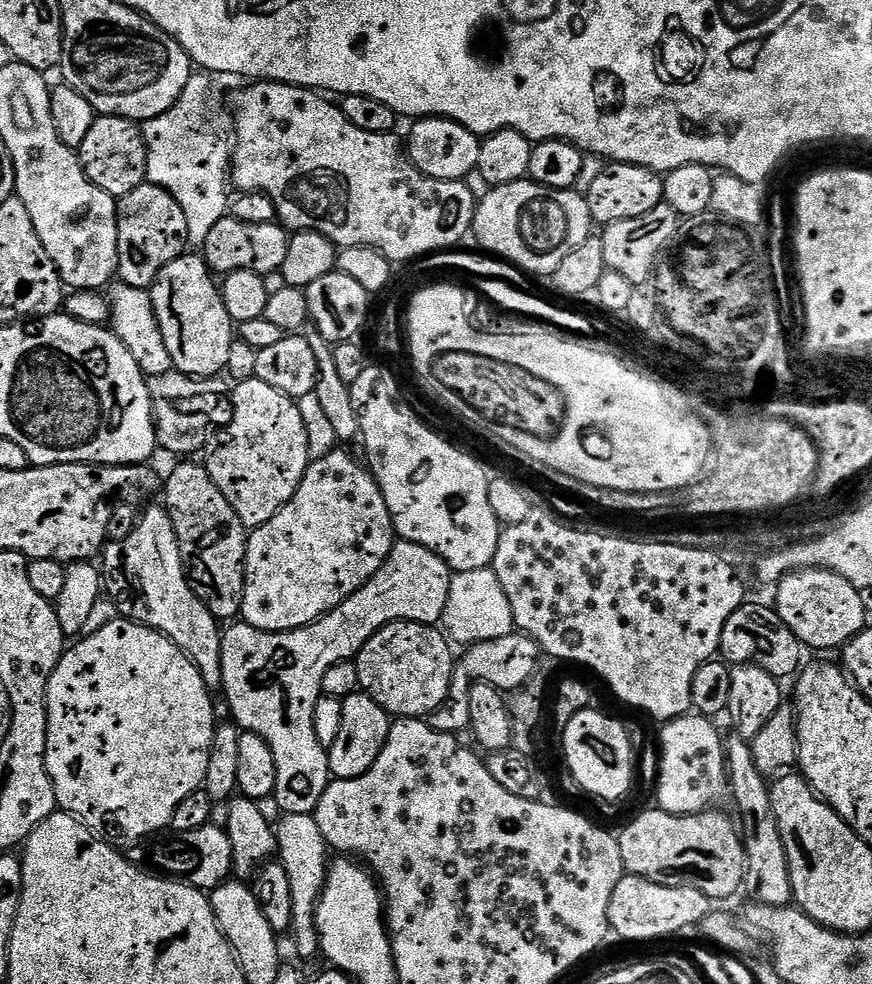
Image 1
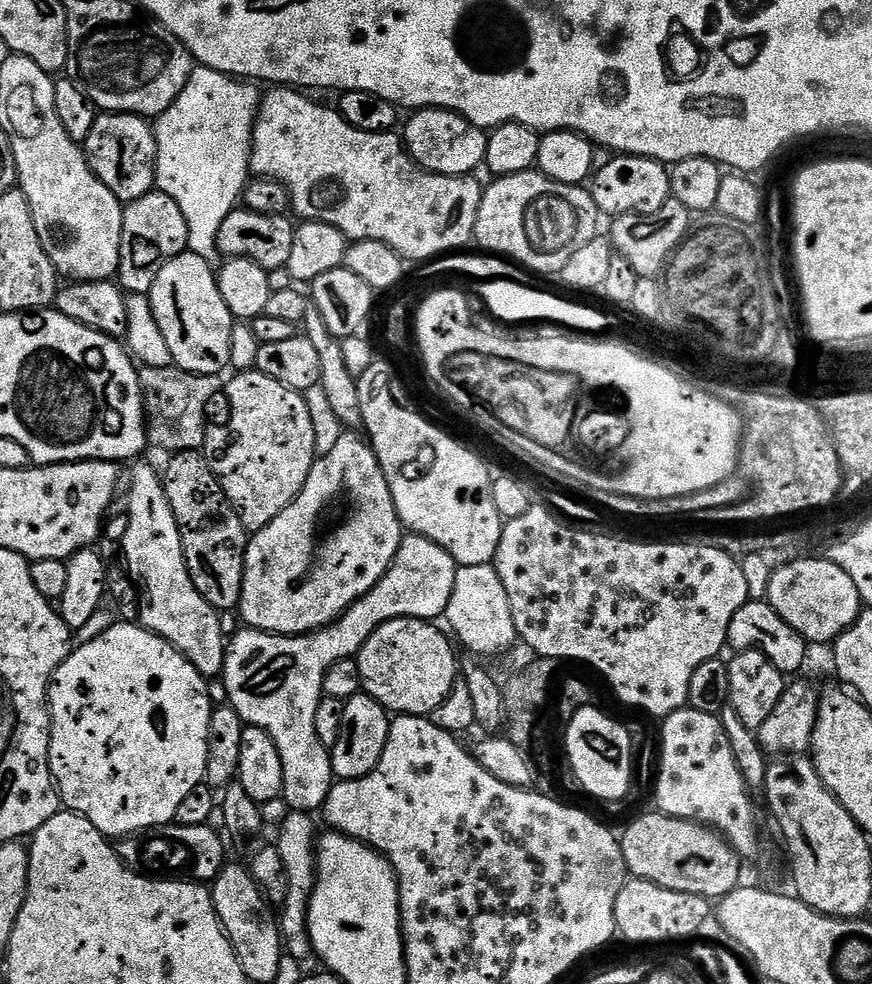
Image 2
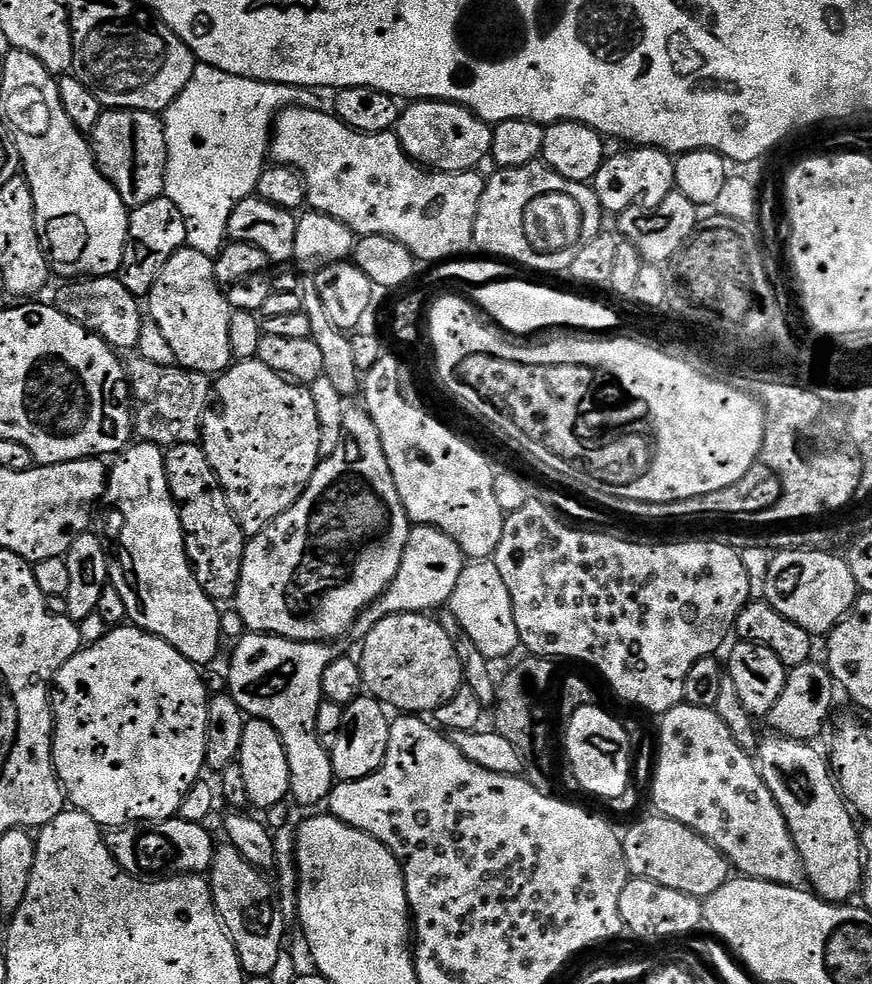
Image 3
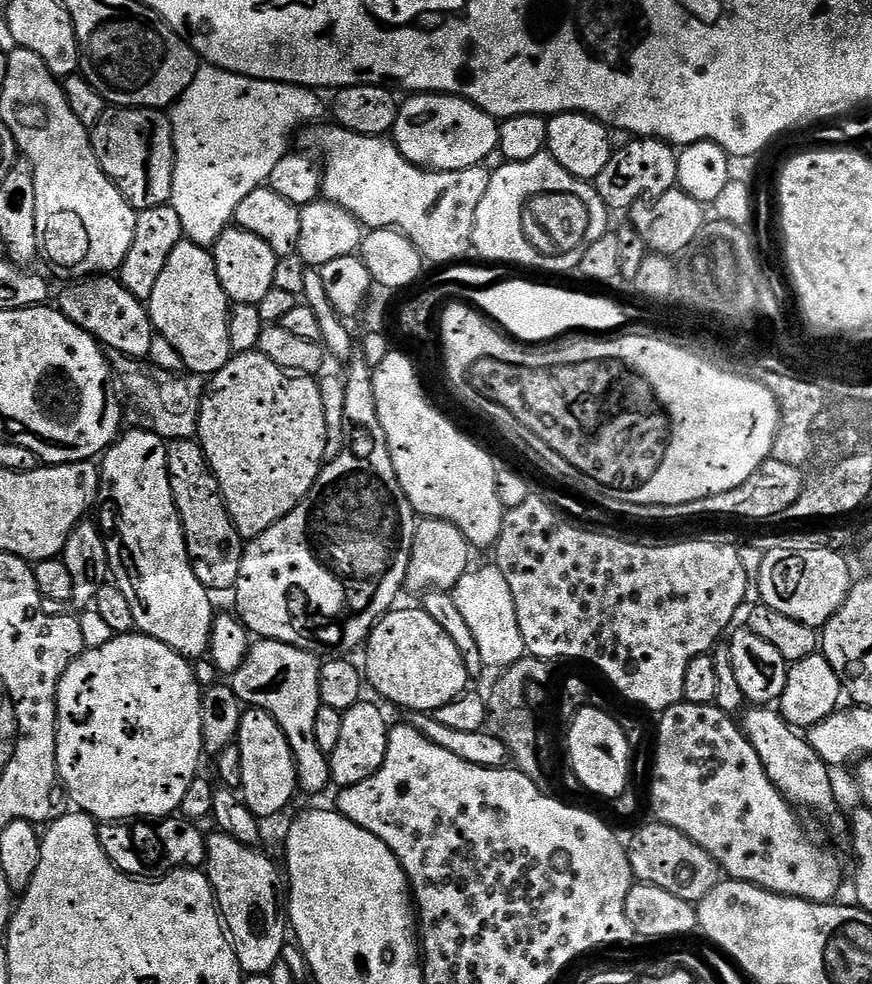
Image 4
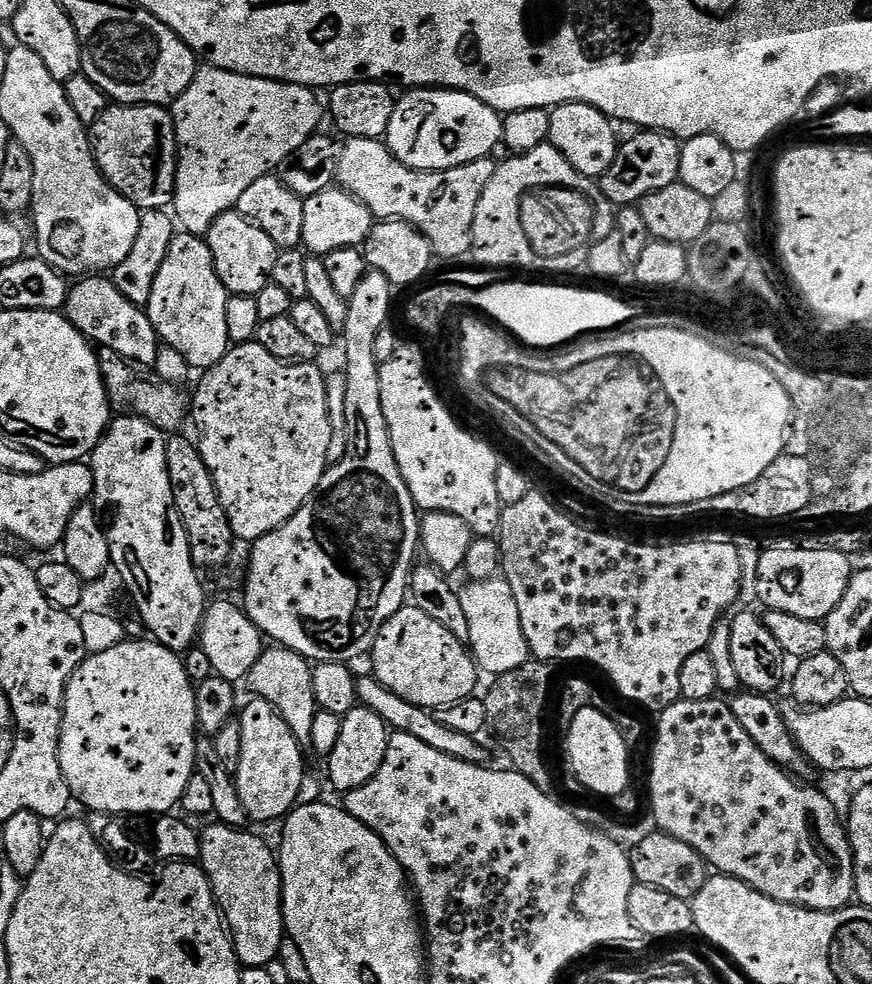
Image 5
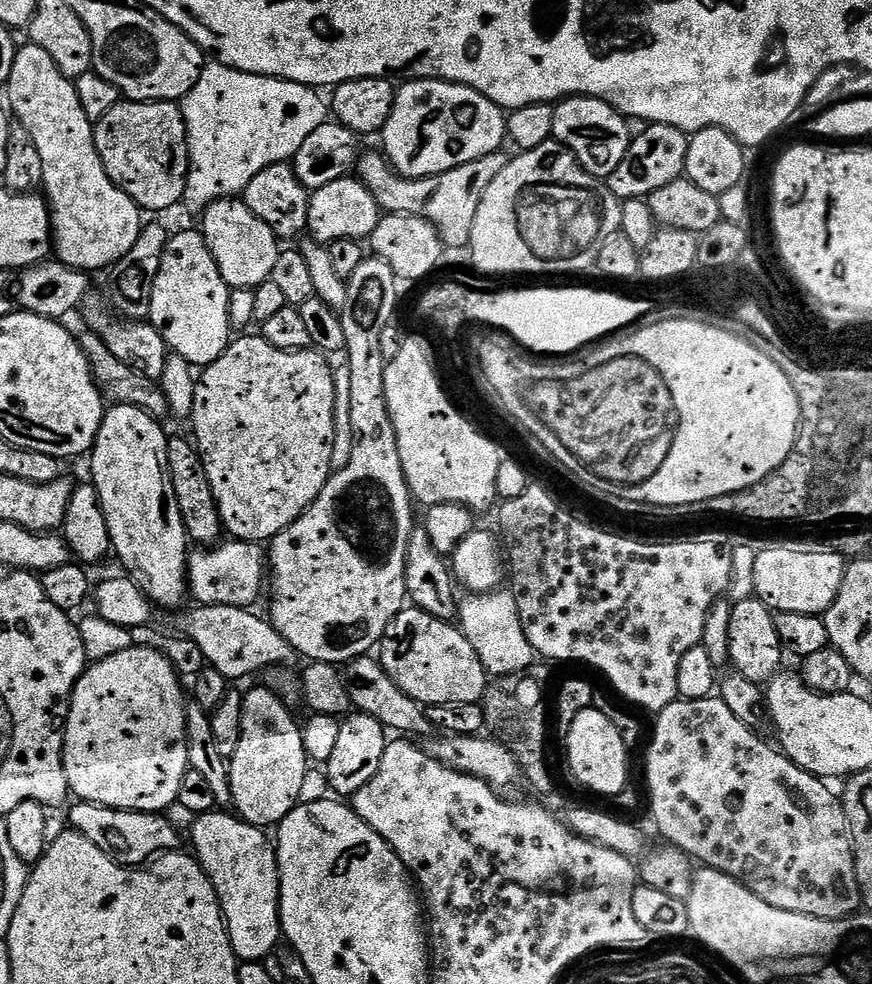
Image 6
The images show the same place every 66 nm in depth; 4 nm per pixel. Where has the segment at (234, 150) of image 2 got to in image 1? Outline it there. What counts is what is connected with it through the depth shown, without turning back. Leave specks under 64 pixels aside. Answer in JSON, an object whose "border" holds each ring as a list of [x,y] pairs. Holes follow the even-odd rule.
{"border":[[[193,74],[190,82],[186,82],[186,90],[162,114],[143,121],[144,141],[148,147],[148,179],[147,183],[164,188],[182,206],[182,214],[186,214],[188,223],[188,242],[192,246],[202,246],[214,230],[216,223],[230,212],[230,173],[232,171],[232,153],[236,150],[236,133],[234,116],[231,111],[220,109],[220,96],[212,85],[213,77],[208,74]]]}

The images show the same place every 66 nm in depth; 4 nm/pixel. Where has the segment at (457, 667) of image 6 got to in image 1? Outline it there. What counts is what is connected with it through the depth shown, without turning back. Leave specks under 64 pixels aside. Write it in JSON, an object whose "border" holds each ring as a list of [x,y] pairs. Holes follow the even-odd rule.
{"border":[[[399,620],[397,624],[387,624],[382,630],[378,630],[370,638],[370,642],[366,642],[366,646],[362,646],[362,650],[355,656],[356,669],[358,670],[358,682],[360,688],[370,698],[374,698],[374,702],[378,702],[378,706],[382,706],[384,711],[392,718],[427,718],[432,715],[438,706],[442,706],[442,702],[448,699],[448,691],[452,685],[452,677],[454,675],[454,656],[452,660],[452,648],[449,637],[445,635],[439,627],[430,624],[419,624],[413,620]]]}

